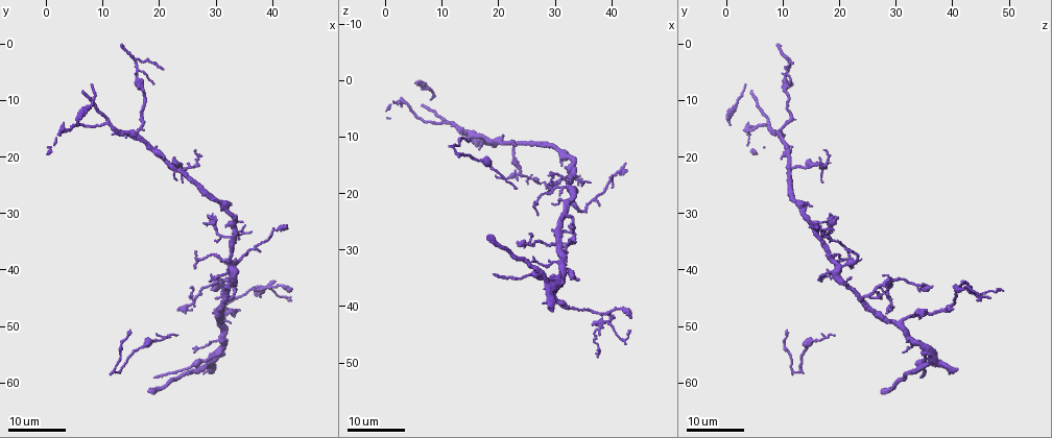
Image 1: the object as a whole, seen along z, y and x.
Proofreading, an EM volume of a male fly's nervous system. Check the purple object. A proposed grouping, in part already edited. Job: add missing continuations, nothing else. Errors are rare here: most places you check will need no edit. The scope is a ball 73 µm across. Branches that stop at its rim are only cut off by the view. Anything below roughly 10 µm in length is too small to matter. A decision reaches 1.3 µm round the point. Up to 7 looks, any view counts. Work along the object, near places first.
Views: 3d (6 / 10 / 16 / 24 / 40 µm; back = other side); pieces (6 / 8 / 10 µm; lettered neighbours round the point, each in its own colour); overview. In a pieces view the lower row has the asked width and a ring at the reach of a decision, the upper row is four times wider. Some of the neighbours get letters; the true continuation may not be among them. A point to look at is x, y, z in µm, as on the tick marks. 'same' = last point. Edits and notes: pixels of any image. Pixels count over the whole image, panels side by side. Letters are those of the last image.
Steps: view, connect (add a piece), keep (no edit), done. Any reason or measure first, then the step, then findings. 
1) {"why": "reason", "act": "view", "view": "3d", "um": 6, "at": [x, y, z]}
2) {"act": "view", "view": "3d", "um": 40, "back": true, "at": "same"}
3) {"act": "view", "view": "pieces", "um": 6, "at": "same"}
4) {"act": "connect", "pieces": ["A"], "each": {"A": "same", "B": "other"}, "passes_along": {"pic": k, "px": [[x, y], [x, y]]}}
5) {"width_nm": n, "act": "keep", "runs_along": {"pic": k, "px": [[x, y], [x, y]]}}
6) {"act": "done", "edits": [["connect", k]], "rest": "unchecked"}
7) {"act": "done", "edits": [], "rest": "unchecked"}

{"why": "free end", "act": "view", "view": "3d", "um": 16, "at": [15.0, 51.0, 11.0]}

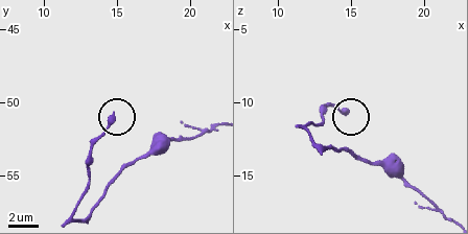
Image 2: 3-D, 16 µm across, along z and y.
{"act": "view", "view": "pieces", "um": 6, "at": [14.6, 50.8, 10.8]}

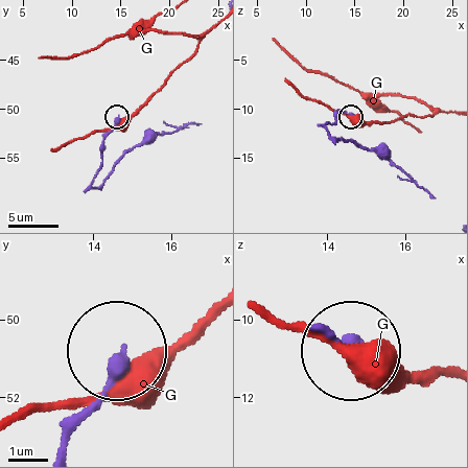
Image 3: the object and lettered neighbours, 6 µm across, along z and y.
{"width_nm": 340, "act": "keep", "each": {"G": "other"}, "found": "no lettered piece goes on from it"}

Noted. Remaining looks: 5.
{"why": "an open end", "act": "view", "view": "3d", "um": 24, "at": [26.5, 19.0, 17.5]}

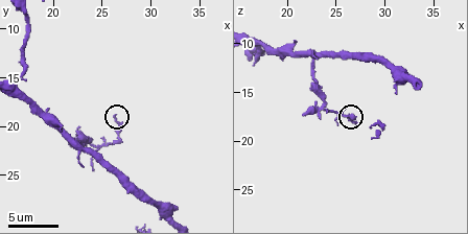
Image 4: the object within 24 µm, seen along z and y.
{"why": "see the neighbours", "act": "view", "view": "pieces", "um": 6, "at": "same"}

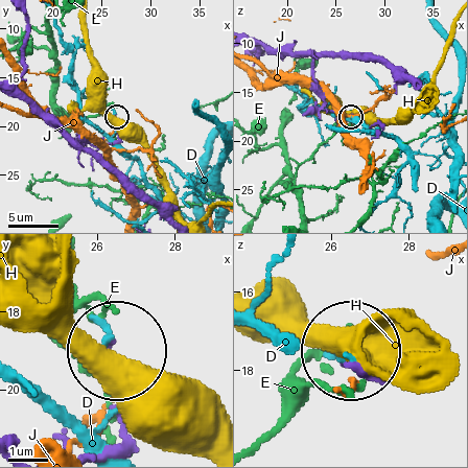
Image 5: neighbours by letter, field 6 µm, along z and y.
{"act": "keep", "each": {"D": "other", "E": "other", "H": "other", "J": "other"}, "found": "no lettered piece goes on from it"}

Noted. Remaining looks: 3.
{"why": "thin end", "act": "view", "view": "3d", "um": 16, "at": [42.5, 32.0, 15.0]}

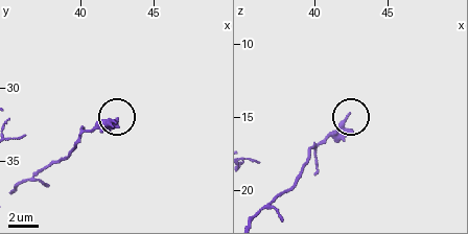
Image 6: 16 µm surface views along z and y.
{"why": "see the neighbours", "act": "view", "view": "pieces", "um": 8, "at": [42.4, 32.4, 14.6]}

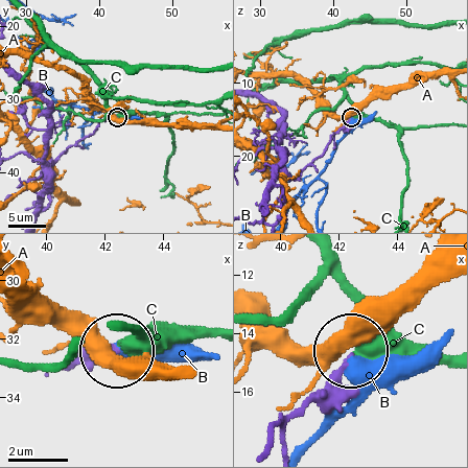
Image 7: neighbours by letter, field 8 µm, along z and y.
{"act": "keep", "each": {"A": "other", "B": "other", "C": "other"}, "runs_along": {"pic": 7, "px": [[264, 447], [347, 353]]}, "found": "none of them fits"}

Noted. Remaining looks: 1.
{"act": "done", "edits": [], "rest": "unchecked"}

